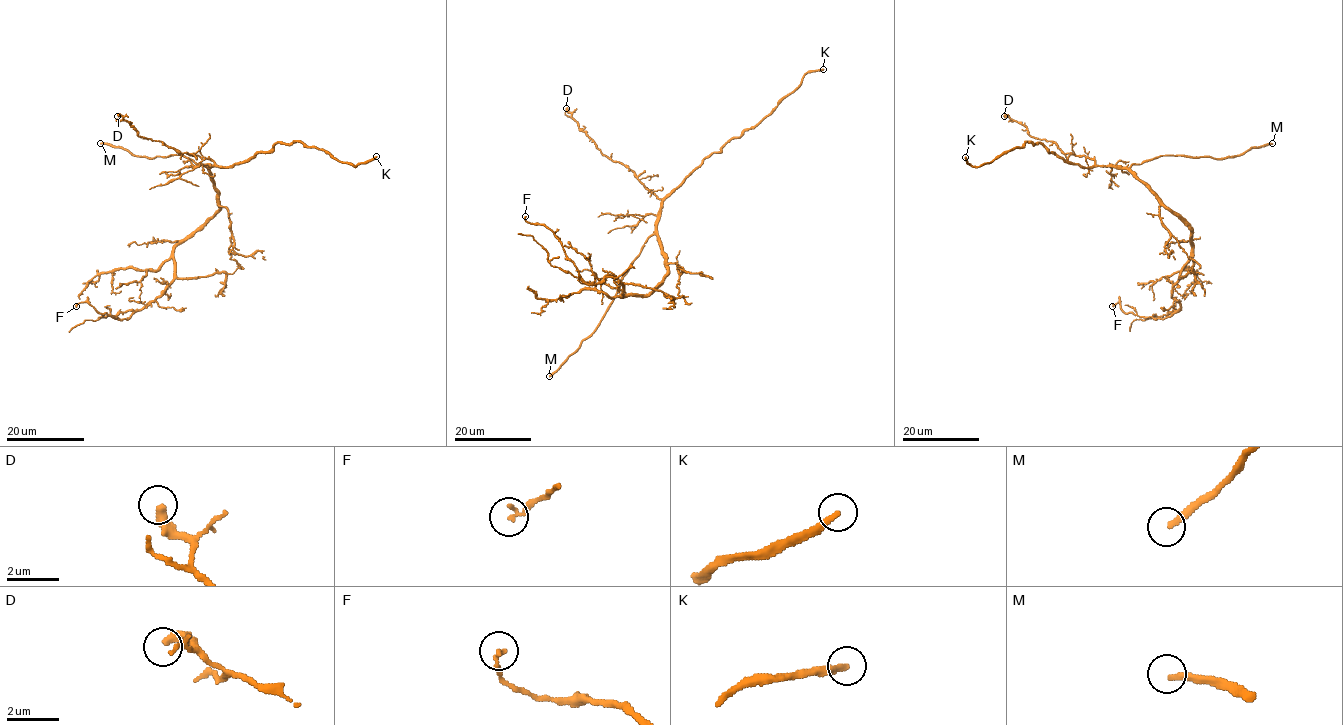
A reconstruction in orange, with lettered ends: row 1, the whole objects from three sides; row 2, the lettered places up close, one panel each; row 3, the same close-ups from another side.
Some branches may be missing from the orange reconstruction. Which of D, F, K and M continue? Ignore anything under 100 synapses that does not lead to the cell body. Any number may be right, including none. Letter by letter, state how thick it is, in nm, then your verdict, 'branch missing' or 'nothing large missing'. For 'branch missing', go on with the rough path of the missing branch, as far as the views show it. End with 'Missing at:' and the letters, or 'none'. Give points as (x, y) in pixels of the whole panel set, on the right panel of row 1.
D: 380 nm thick; nothing large missing
F: 190 nm thick; nothing large missing
K: 280 nm thick; branch missing
M: 240 nm thick; nothing large missing
Missing at: K

